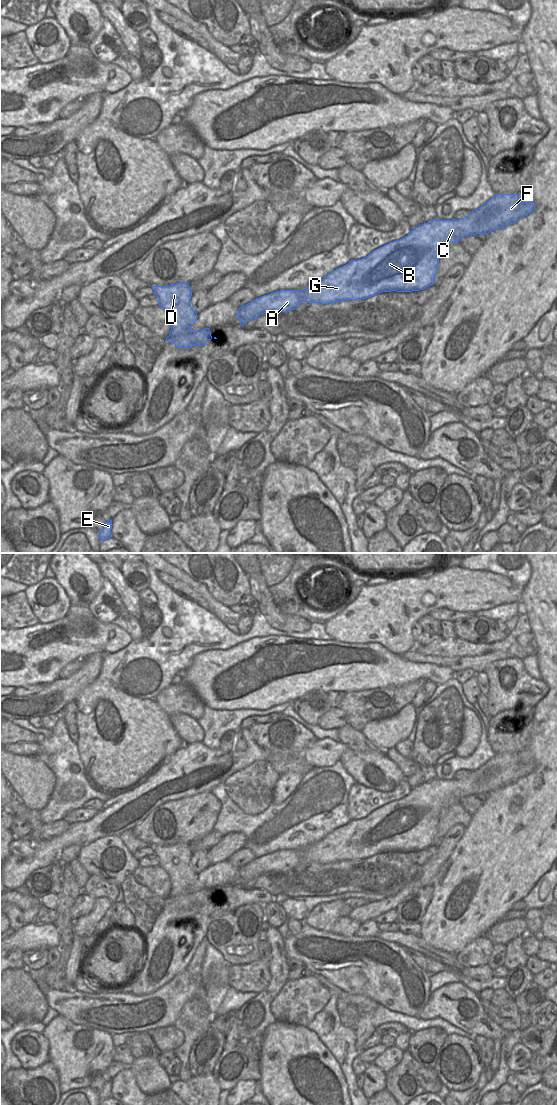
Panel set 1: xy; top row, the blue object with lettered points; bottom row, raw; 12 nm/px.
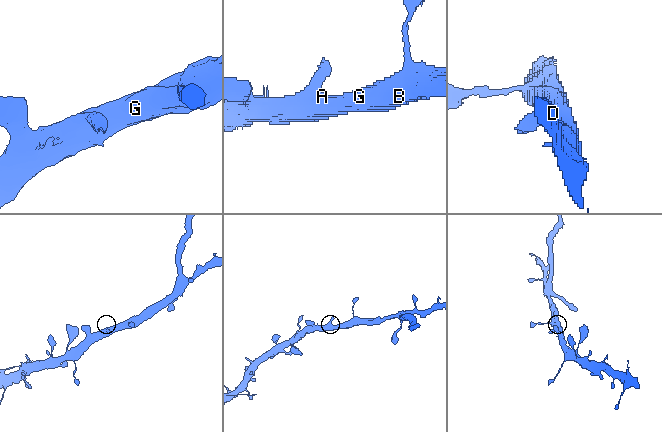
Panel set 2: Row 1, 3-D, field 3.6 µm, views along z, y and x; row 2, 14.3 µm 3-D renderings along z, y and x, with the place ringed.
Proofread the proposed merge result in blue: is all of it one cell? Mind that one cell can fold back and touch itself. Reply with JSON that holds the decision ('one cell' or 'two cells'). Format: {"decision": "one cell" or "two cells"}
{"decision": "one cell"}

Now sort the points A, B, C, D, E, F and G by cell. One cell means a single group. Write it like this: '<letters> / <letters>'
A B C D E F G

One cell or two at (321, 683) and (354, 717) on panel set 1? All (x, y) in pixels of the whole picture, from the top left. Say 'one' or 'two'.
two

